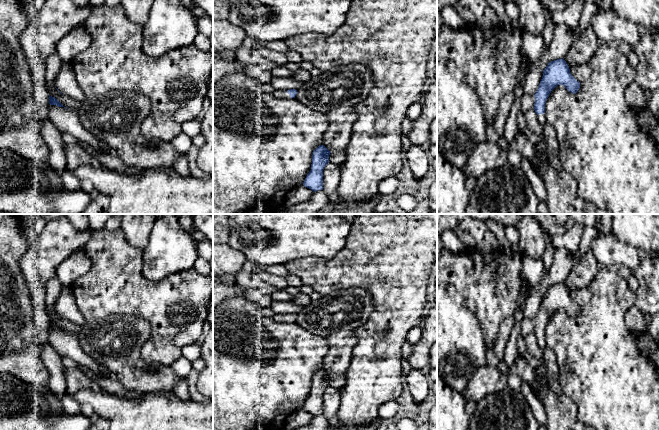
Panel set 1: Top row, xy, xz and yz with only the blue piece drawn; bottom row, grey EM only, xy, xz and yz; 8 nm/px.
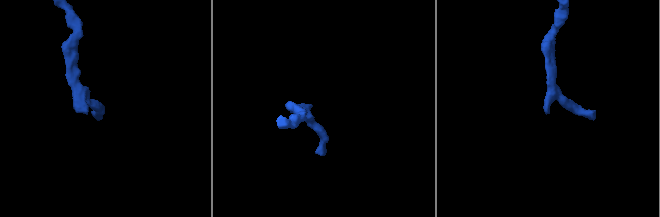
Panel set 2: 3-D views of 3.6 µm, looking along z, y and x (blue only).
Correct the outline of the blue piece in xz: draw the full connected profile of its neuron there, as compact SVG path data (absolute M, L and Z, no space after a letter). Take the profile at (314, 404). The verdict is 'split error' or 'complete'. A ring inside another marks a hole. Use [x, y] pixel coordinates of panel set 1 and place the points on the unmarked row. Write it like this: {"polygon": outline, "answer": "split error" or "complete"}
{"polygon": "M318 370L312 379L311 394L307 398L303 409L312 415L323 414L323 394L329 387L330 375L324 370Z", "answer": "complete"}

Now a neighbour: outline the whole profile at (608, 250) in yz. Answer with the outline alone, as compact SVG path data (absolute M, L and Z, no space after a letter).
M612 233L595 238L590 249L597 262L610 269L625 265L634 270L643 258L659 257L659 251L639 251L633 246L620 242Z

